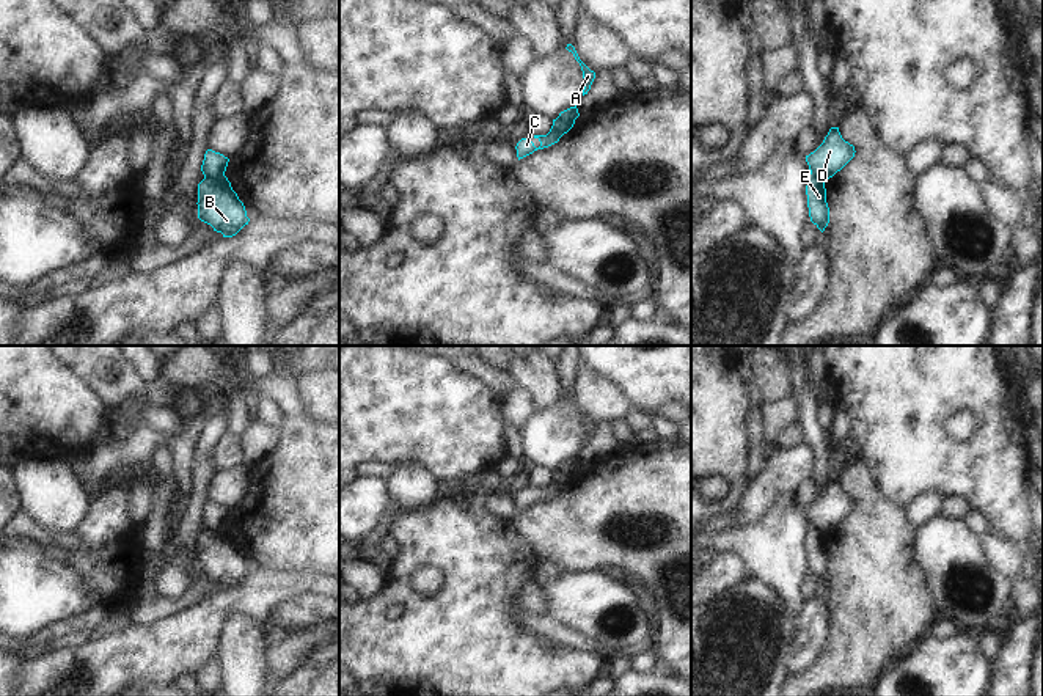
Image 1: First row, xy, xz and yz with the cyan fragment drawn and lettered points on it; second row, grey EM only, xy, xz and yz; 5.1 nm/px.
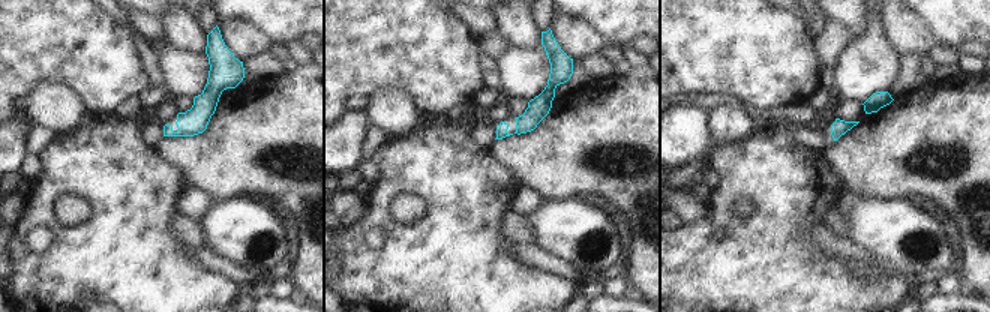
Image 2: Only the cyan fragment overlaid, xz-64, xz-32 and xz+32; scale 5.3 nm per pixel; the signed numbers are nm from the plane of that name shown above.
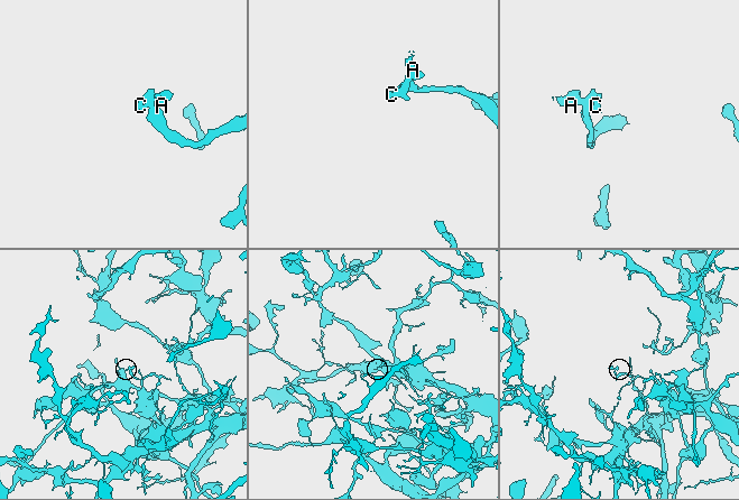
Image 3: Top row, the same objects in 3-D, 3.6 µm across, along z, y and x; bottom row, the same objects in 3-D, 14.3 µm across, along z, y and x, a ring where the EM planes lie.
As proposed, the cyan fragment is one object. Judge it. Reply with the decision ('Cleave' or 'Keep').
Cleave

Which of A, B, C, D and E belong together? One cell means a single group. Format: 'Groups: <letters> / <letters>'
Groups: A C D / B E

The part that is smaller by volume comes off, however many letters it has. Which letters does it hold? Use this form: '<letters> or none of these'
A, C, D

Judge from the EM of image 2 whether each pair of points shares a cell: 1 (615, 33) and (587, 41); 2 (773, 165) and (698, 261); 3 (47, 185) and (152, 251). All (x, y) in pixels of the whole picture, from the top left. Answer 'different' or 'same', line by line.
1: different
2: same
3: same

